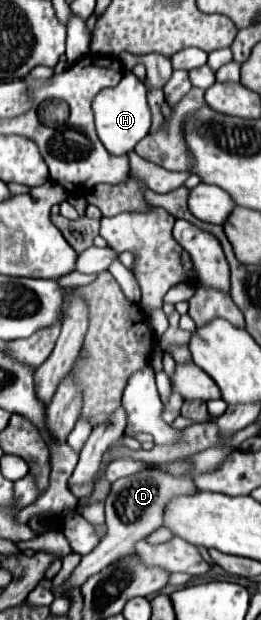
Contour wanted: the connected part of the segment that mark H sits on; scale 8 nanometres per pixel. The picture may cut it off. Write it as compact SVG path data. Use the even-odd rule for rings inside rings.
M126 72L120 80L118 86L102 90L94 98L94 116L96 116L96 132L104 148L112 156L124 156L134 150L134 146L148 134L150 130L150 110L148 110L148 100L146 100L146 90L144 84L132 74Z

